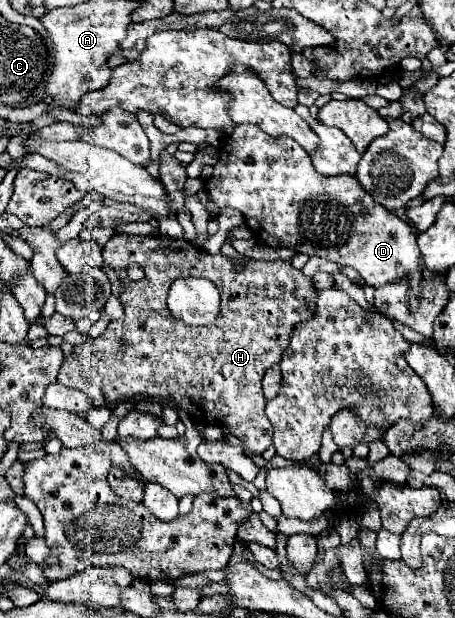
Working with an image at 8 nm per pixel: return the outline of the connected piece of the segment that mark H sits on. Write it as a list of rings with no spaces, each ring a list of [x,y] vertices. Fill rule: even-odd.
[[[115,234],[105,246],[103,246],[103,258],[105,258],[105,264],[117,272],[119,276],[119,282],[123,284],[123,292],[121,292],[121,304],[125,308],[125,318],[123,320],[117,320],[117,322],[111,322],[107,326],[107,330],[97,336],[97,338],[89,338],[83,346],[79,346],[75,350],[75,358],[73,360],[67,360],[63,362],[61,370],[59,370],[59,382],[67,388],[77,388],[81,392],[85,392],[91,400],[93,406],[115,406],[115,404],[121,404],[121,402],[127,402],[131,398],[137,400],[137,392],[149,392],[149,398],[153,400],[161,400],[165,406],[171,406],[171,408],[181,408],[183,412],[187,412],[191,416],[191,420],[197,420],[197,422],[203,422],[203,424],[217,424],[217,426],[227,426],[231,428],[231,432],[243,442],[243,446],[249,450],[249,452],[257,452],[257,454],[263,454],[271,444],[271,424],[265,416],[265,396],[263,396],[263,388],[261,388],[261,380],[263,380],[263,374],[267,368],[271,368],[273,364],[277,364],[281,360],[281,352],[285,352],[285,348],[289,346],[289,332],[293,332],[293,328],[297,328],[297,324],[309,320],[309,316],[315,314],[315,306],[317,306],[317,288],[313,284],[313,278],[305,276],[301,270],[295,270],[291,266],[291,262],[283,262],[283,260],[277,260],[277,262],[259,262],[259,260],[251,260],[243,272],[237,272],[231,262],[221,256],[221,254],[207,254],[203,252],[201,248],[193,246],[191,242],[187,240],[173,240],[173,238],[167,238],[167,236],[161,236],[161,234],[149,234],[149,236],[127,236],[127,234]],[[131,262],[137,262],[145,268],[145,278],[139,280],[139,282],[133,282],[127,278],[127,264]],[[181,276],[203,276],[207,280],[211,280],[217,288],[219,288],[219,294],[221,294],[221,310],[219,310],[219,316],[213,324],[209,326],[187,326],[183,324],[181,320],[173,318],[169,308],[167,308],[167,292],[169,292],[169,286],[181,278]]]

